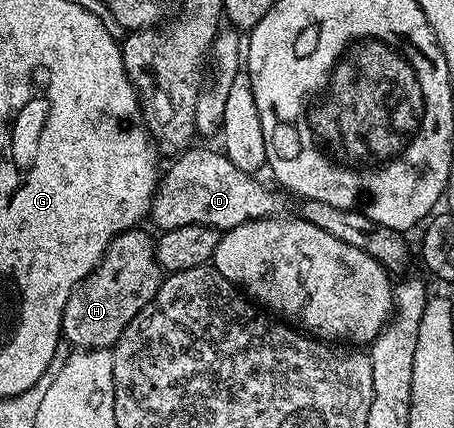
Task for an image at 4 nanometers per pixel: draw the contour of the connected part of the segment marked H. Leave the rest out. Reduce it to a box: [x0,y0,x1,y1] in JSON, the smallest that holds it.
[62,228,164,350]

